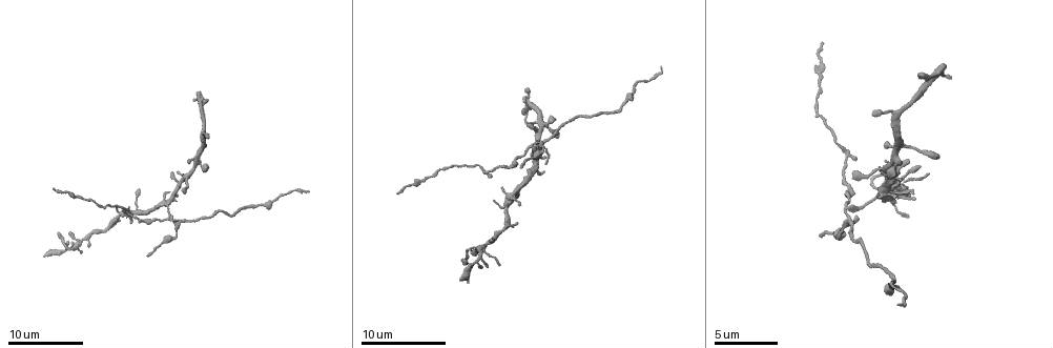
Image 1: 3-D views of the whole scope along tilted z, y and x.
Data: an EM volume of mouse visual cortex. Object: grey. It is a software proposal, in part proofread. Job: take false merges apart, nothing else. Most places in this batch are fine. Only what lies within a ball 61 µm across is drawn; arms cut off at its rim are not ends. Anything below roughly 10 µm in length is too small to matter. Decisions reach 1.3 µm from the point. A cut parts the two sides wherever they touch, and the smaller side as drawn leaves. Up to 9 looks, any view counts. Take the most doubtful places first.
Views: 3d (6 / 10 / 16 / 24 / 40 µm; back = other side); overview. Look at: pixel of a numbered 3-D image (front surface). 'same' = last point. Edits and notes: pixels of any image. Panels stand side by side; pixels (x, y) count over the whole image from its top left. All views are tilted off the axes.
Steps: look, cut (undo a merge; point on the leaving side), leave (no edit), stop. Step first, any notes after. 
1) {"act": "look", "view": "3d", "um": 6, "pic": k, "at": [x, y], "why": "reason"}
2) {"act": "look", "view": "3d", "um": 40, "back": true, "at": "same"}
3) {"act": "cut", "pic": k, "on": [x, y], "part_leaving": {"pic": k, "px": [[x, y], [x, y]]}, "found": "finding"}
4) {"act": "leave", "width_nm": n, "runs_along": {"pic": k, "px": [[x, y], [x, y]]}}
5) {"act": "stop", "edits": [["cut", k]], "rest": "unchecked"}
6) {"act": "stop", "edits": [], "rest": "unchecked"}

{"act": "look", "view": "3d", "um": 6, "pic": 1, "at": [180, 180], "why": "four-way junction"}

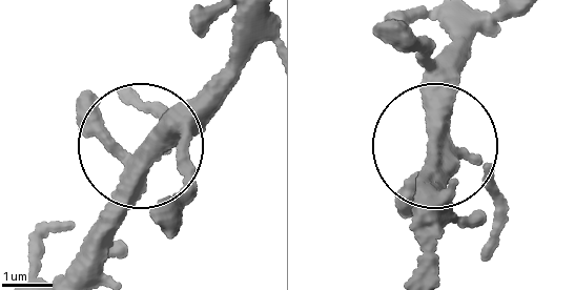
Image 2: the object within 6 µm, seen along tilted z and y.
{"act": "leave", "runs_along": {"pic": 2, "px": [[417, 194], [464, 41]]}, "found": "one neuron here"}

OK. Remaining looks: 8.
{"act": "look", "view": "3d", "um": 16, "pic": 1, "at": [88, 237], "why": "three arms meet"}

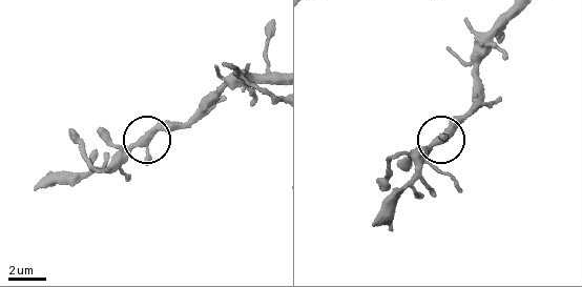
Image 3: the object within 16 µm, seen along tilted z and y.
{"act": "leave", "width_nm": 290, "runs_along": {"pic": 3, "px": [[510, 9], [486, 41], [468, 113], [449, 124], [422, 161]]}, "found": "continuous, no second neuron"}

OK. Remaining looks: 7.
{"act": "look", "view": "3d", "um": 6, "pic": 1, "at": [508, 212], "why": "thick turns thin"}

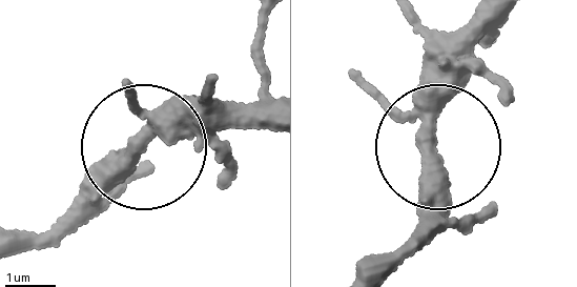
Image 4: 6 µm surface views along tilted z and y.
{"act": "leave", "arms": 3, "runs_along": {"pic": 4, "px": [[270, 104], [220, 107], [152, 140], [40, 229]]}, "found": "all the same neuron"}

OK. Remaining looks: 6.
{"act": "look", "view": "3d", "um": 10, "pic": 1, "at": [504, 165], "why": "calibre changes"}

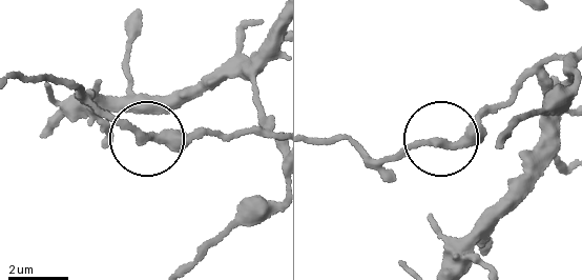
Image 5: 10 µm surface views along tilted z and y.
{"act": "leave", "runs_along": {"pic": 5, "px": [[541, 81], [523, 75], [457, 138], [376, 163]]}, "found": "all the same neuron"}

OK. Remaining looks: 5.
{"act": "stop", "edits": [], "rest": "unchecked"}

